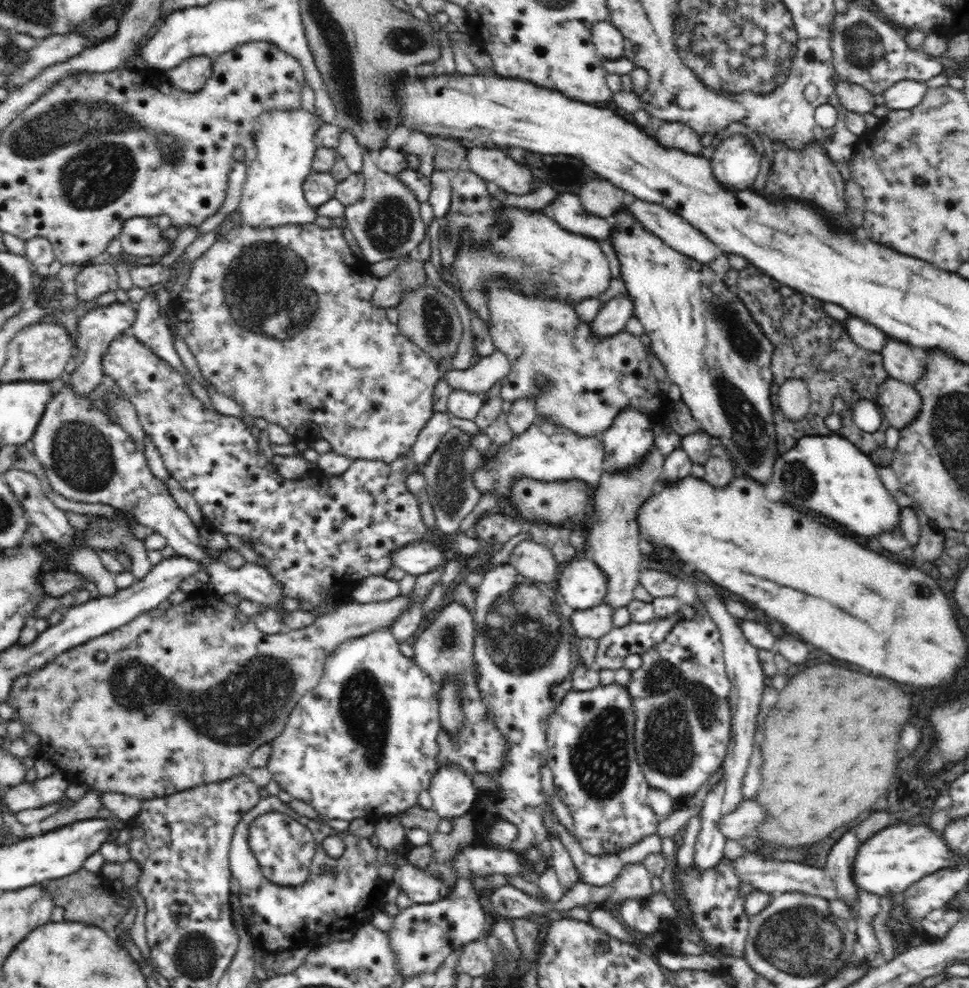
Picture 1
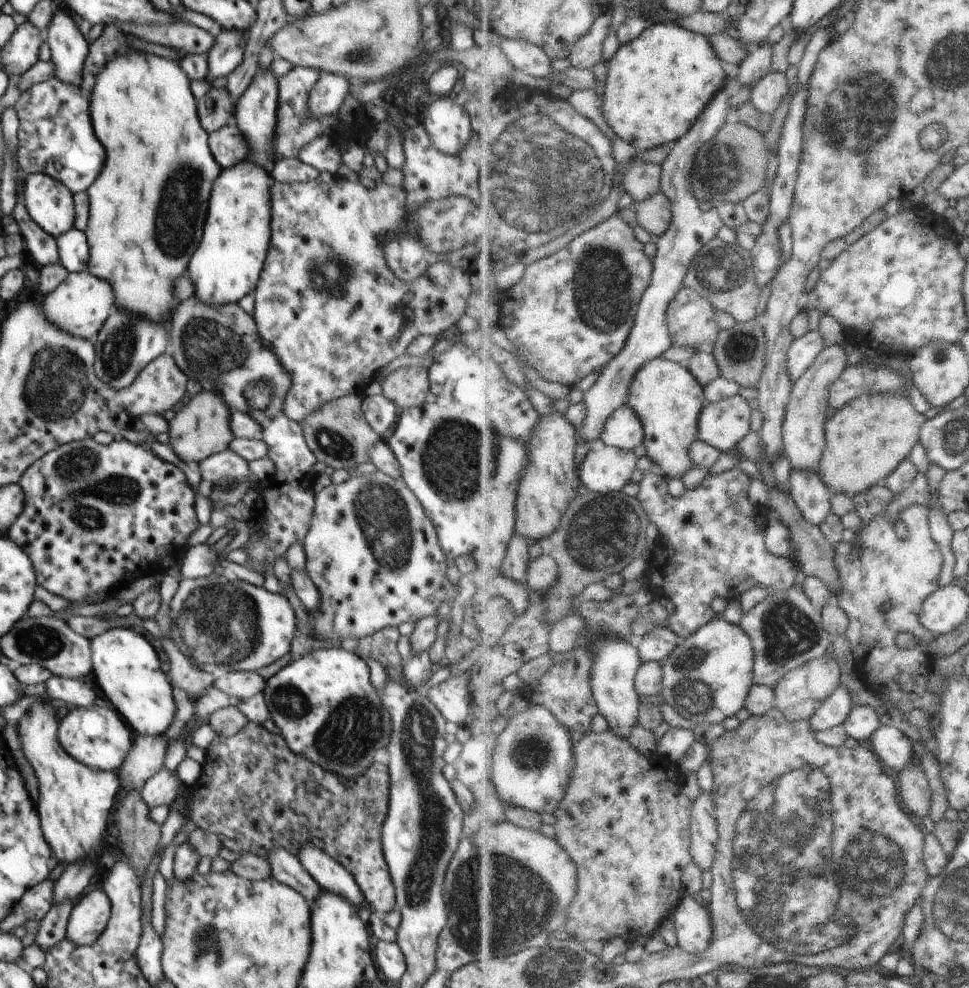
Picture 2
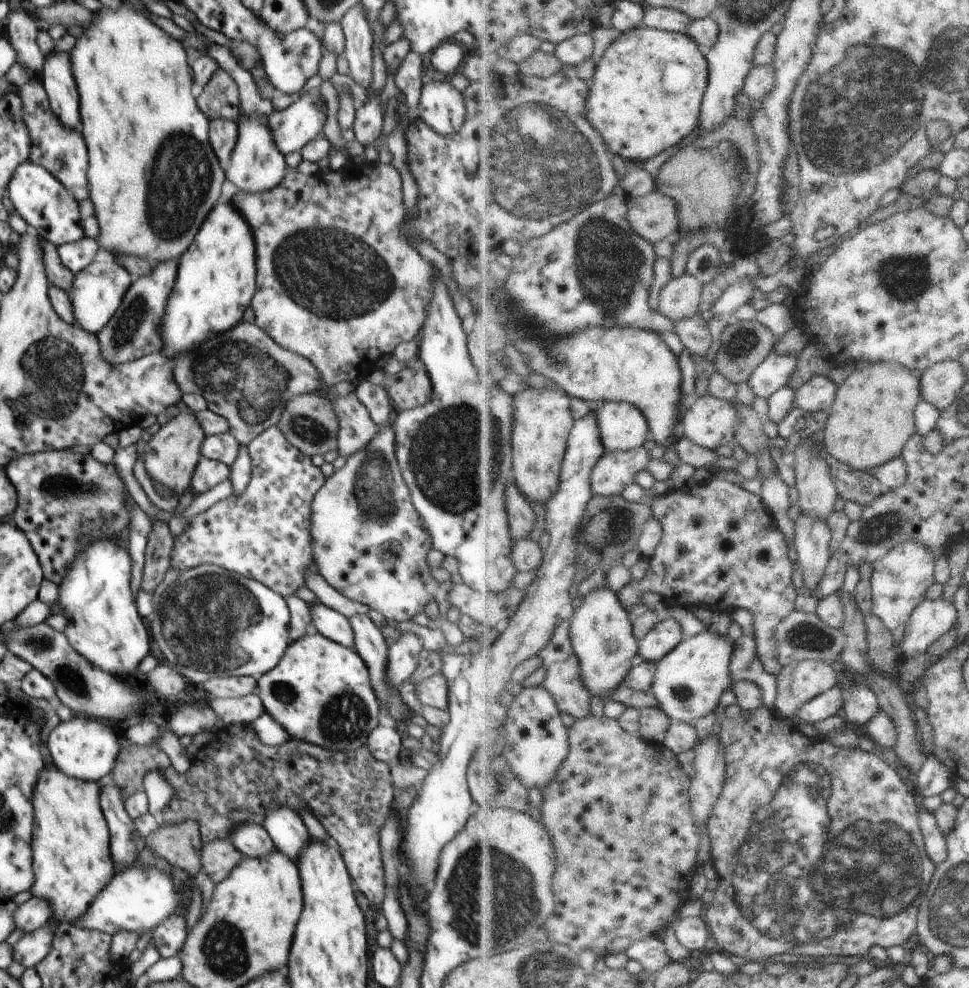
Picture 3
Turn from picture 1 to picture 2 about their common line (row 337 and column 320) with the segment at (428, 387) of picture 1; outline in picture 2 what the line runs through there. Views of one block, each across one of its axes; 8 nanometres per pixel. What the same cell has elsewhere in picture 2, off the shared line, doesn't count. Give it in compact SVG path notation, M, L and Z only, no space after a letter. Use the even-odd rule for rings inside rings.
M344 176L335 177L334 182L321 182L319 179L309 182L282 183L275 182L270 187L271 199L271 240L262 273L259 274L259 282L252 293L254 298L254 321L256 322L259 336L264 345L270 346L274 355L279 359L282 367L291 375L292 387L287 393L283 412L295 422L302 422L310 413L314 413L322 404L333 401L347 395L360 395L364 397L366 388L374 381L375 375L388 363L400 355L406 354L407 347L420 336L434 336L440 338L446 336L457 327L463 327L468 323L466 318L467 301L472 292L471 276L463 269L451 265L445 260L445 255L451 251L472 246L473 243L489 232L491 229L492 214L487 207L475 206L468 198L461 195L453 195L441 200L427 202L419 212L408 213L405 208L407 195L400 186L388 186L378 184L375 188L367 188L360 182L350 182ZM408 233L419 239L428 251L442 256L443 259L433 263L424 274L421 274L411 282L399 280L387 266L384 244L392 235Z

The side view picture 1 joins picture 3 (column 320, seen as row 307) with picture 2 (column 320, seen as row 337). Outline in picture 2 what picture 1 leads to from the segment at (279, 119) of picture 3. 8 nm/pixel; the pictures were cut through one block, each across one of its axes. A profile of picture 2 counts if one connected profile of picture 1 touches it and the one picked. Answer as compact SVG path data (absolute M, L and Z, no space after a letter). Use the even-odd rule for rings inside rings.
M320 71L319 80L309 93L307 103L309 114L320 121L326 116L336 116L350 94L353 84L354 82L345 76Z

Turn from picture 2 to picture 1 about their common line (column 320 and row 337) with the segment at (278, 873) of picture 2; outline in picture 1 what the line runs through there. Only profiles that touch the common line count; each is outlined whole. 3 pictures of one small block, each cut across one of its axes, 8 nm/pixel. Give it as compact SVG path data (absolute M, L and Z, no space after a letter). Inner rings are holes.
M888 336L880 357L888 376L913 387L924 376L927 368L920 358L914 356L914 350L908 344Z

